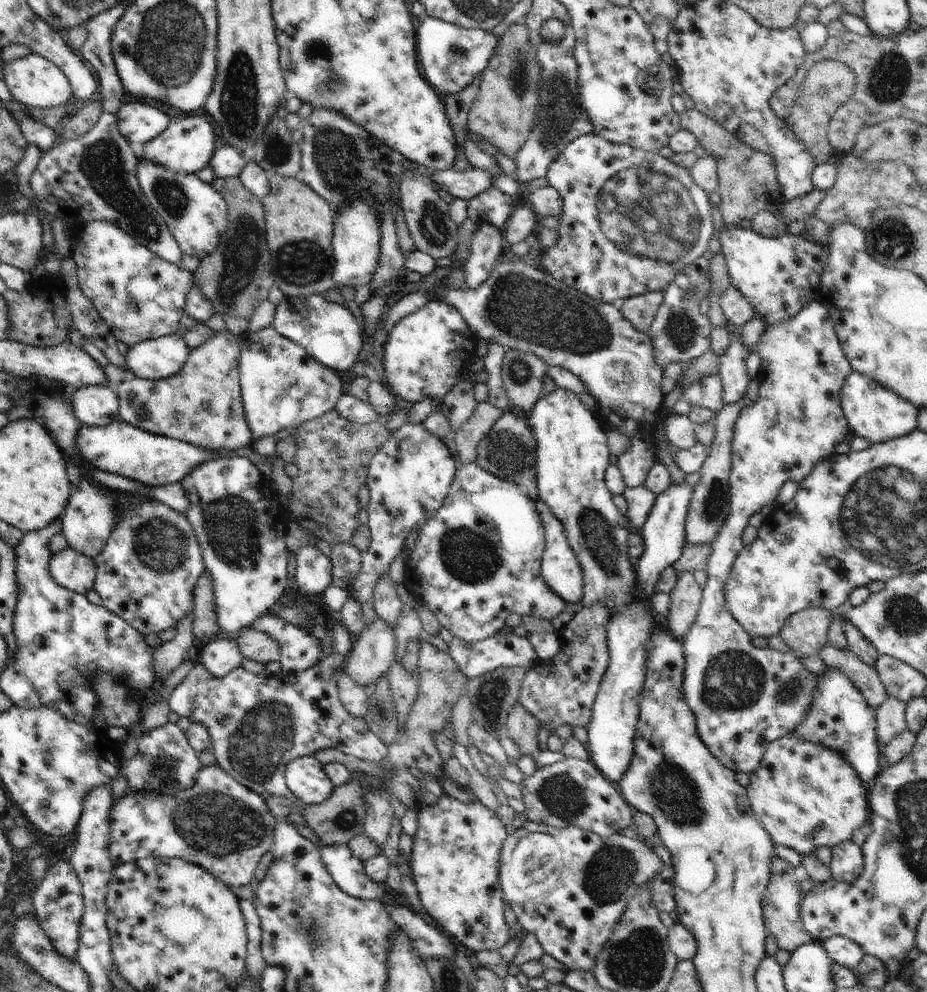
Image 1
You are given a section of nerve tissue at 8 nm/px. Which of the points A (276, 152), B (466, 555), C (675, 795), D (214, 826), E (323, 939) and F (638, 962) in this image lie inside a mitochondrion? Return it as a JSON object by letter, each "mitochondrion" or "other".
{"A":"mitochondrion","B":"mitochondrion","C":"mitochondrion","D":"mitochondrion","E":"mitochondrion","F":"mitochondrion"}

